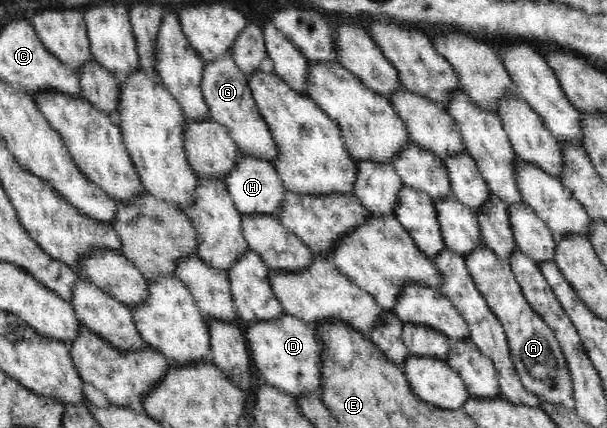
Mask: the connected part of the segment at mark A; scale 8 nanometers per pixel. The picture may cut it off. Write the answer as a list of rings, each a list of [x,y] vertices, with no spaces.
[[[487,247],[478,248],[471,252],[471,255],[466,255],[465,261],[475,286],[504,327],[511,360],[525,389],[541,397],[542,401],[574,410],[573,380],[560,344],[543,318],[529,305],[510,263],[499,259],[497,254]]]

